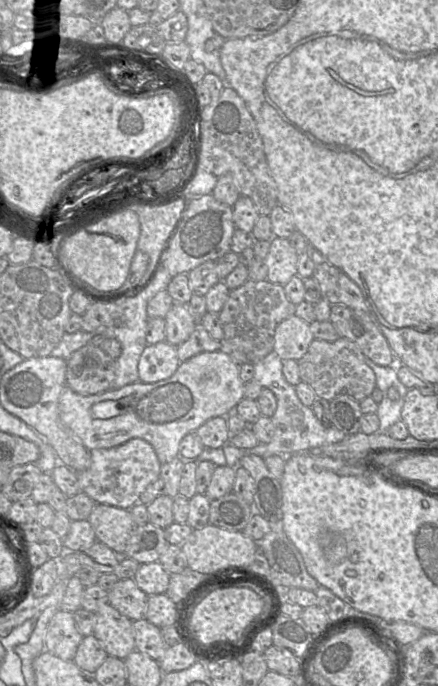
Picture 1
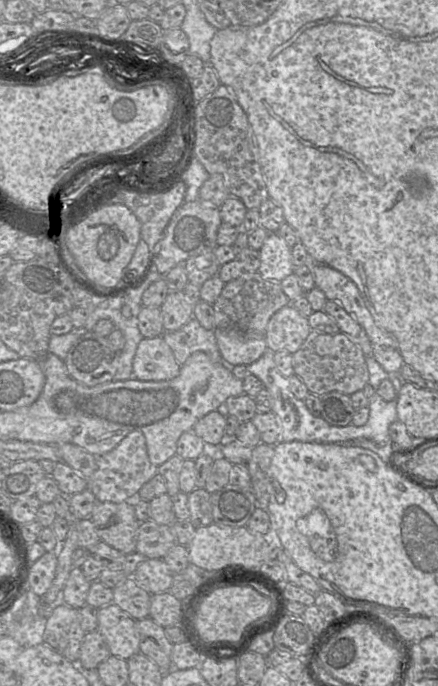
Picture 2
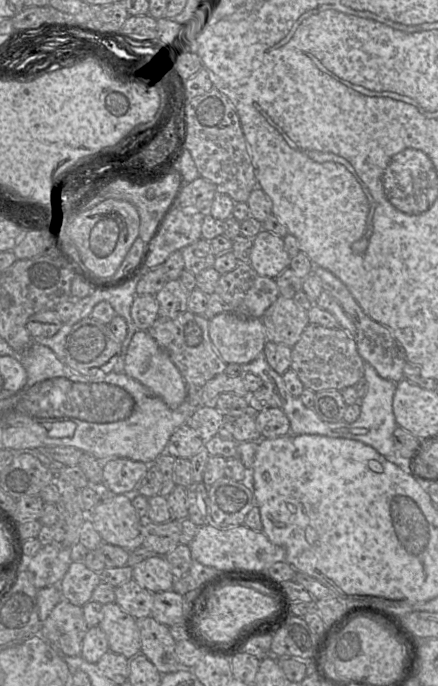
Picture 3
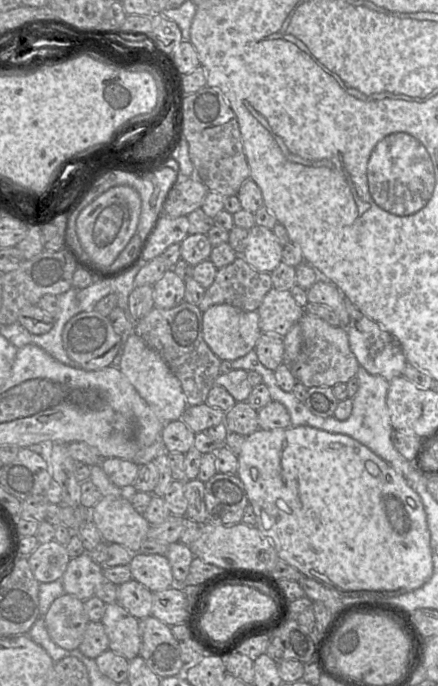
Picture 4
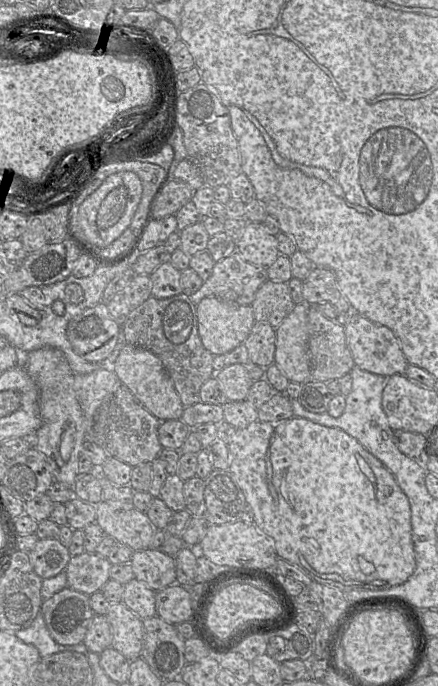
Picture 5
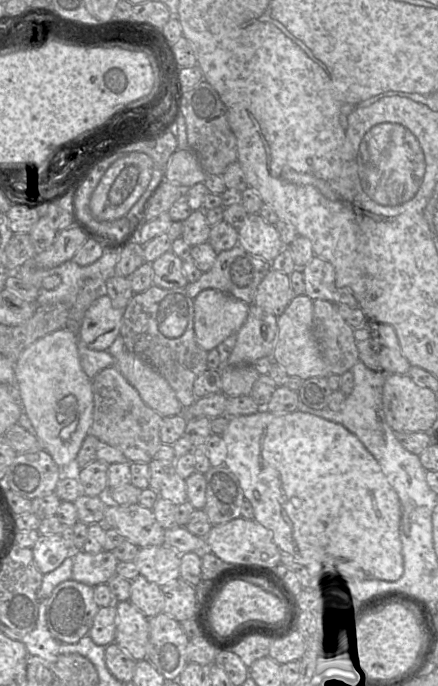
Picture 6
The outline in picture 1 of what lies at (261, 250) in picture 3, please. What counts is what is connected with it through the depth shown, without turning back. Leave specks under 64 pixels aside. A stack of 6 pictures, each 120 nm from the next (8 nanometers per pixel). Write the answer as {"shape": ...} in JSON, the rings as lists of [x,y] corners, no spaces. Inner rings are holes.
{"shape":[[[273,237],[265,258],[268,269],[267,280],[279,285],[287,284],[298,274],[298,258],[299,255],[289,239]]]}

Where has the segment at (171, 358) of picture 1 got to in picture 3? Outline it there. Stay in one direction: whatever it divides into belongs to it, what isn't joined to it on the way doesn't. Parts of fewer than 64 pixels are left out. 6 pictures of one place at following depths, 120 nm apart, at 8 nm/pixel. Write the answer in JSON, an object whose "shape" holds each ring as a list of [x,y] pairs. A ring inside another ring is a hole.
{"shape":[[[138,330],[133,335],[125,357],[124,373],[160,397],[170,408],[180,406],[187,396],[187,385],[178,368],[146,330]]]}

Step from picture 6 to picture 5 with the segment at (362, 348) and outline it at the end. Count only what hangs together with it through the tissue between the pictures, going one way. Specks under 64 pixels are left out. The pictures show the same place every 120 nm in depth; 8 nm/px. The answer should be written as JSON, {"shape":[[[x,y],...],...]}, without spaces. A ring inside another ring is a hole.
{"shape":[[[352,312],[345,326],[345,332],[347,345],[356,366],[386,378],[395,374],[405,374],[409,362],[404,355],[399,339],[389,327],[374,323],[368,318]]]}

